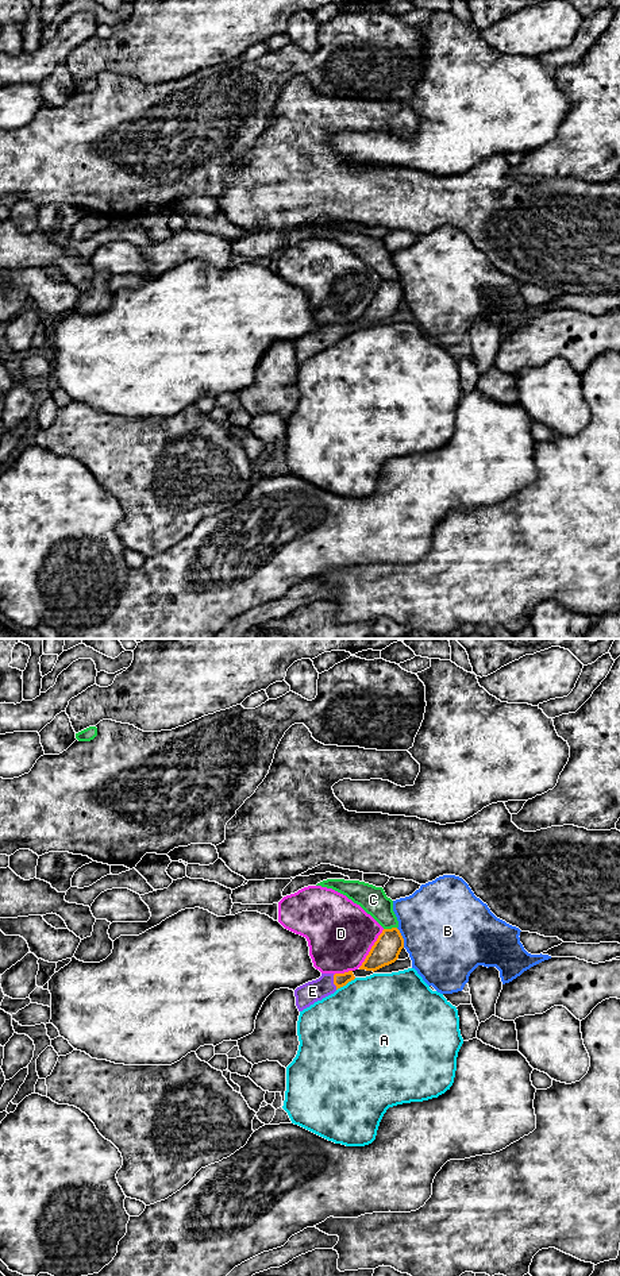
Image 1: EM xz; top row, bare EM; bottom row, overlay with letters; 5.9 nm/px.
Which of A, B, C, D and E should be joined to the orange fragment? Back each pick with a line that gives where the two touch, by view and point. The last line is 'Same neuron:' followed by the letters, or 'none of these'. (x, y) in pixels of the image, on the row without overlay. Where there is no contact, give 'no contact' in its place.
E: meets orange in xz at (334, 334)
Same neuron: E

